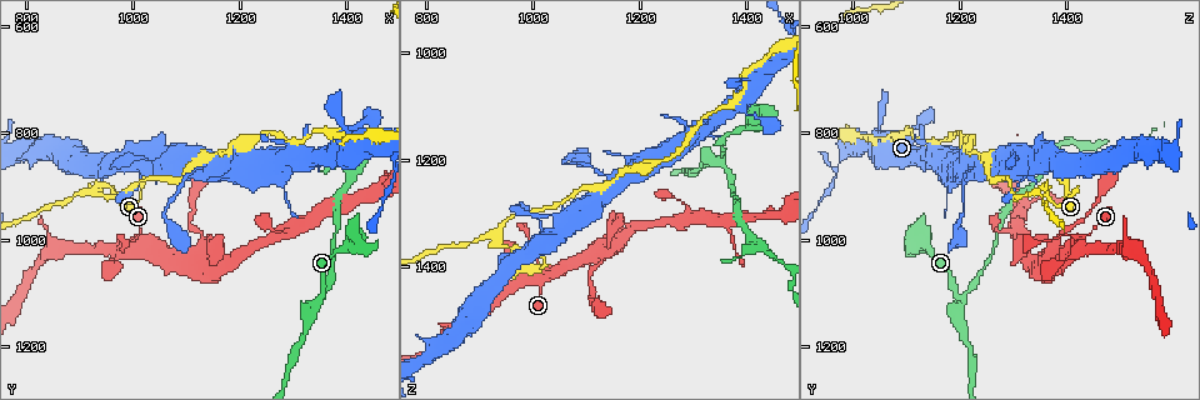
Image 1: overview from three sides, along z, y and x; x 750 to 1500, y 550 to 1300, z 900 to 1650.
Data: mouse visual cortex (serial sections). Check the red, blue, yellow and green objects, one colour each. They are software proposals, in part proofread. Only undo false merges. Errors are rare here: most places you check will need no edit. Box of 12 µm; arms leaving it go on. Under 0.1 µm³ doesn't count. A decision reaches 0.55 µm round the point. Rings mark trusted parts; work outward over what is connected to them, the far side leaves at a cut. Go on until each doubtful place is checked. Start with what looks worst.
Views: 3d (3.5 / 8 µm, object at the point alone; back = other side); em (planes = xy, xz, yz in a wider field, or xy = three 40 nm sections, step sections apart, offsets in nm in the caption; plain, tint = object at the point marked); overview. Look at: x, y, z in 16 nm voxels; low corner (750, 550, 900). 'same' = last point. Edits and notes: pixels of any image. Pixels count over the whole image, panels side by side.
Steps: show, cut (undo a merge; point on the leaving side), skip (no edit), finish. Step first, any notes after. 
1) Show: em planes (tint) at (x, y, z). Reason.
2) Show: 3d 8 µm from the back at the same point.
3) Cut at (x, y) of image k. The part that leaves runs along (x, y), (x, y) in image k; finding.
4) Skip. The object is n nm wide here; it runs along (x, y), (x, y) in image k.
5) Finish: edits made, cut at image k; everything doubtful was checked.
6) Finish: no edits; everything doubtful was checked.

Show: 3d 8 µm at (945, 910, 1350). A fork.

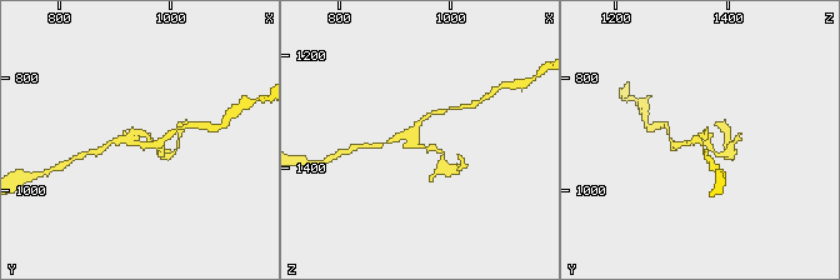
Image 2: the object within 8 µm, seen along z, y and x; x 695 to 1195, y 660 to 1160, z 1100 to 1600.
Show: em xy step 2 (tint) at (945, 905, 1355). Now the EM.

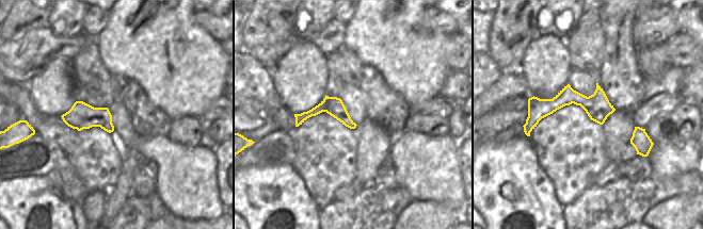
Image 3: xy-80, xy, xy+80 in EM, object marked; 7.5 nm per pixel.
Skip. It runs along (610, 108), (561, 99), (526, 129) in image 3; continuous, no second cell.

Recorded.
Show: 3d 3.5 µm at (1350, 1110, 1200).

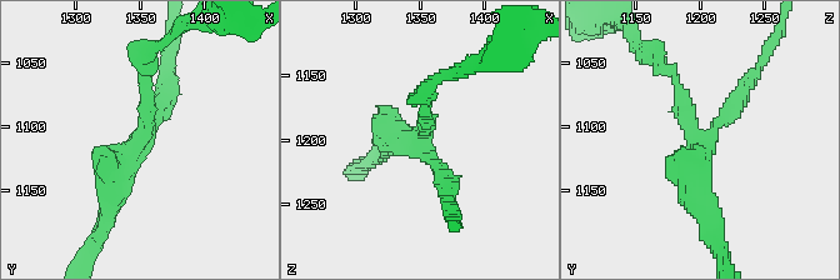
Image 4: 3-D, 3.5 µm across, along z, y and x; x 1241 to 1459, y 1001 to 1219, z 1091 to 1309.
Show: em xy step 5 (tint) at (1352, 1110, 1202). 3 arms meet here; the arms are 150, 200, 300 nm wide.

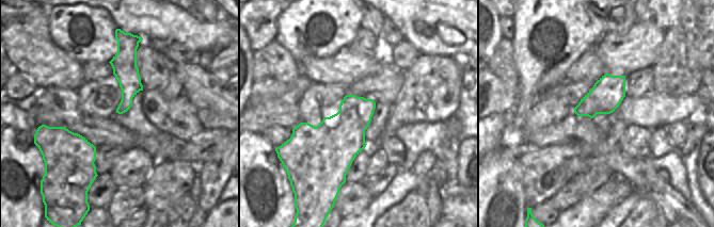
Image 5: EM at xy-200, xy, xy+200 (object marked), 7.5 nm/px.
Skip. It runs along (425, 103), (421, 144), (449, 189) in image 4; all the same cell.

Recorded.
Show: 3d 8 µm at (970, 1040, 1405). Thin neck.

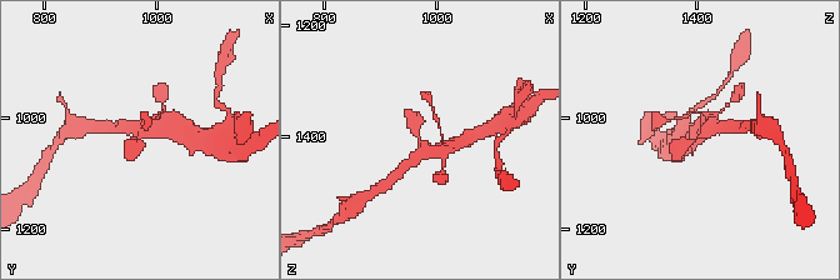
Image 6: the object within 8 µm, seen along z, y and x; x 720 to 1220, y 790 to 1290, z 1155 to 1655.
Show: em xy step 5 (tint) at (970, 1040, 1400).

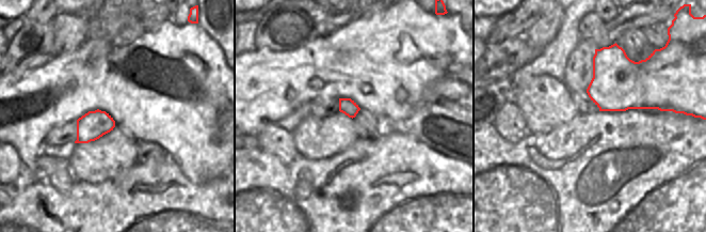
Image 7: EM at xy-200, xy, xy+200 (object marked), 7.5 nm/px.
Skip. The object is 120 nm wide here; it runs along (711, 118), (711, 128), (674, 159) in image 6; one cell here.

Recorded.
Finish: no edits; everything doubtful was checked.

